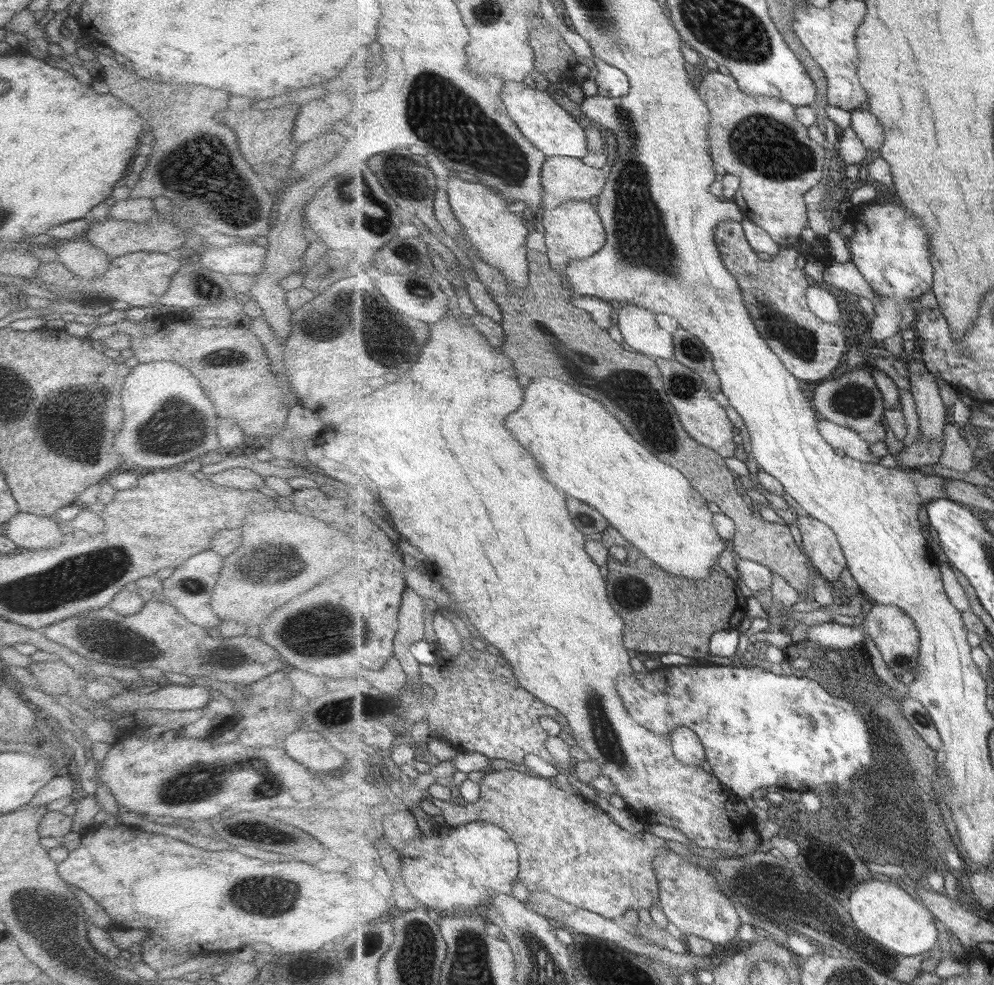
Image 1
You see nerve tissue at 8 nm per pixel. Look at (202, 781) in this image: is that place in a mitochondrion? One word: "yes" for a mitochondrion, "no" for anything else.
yes

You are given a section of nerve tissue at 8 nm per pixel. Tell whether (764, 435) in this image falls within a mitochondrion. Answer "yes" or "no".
no

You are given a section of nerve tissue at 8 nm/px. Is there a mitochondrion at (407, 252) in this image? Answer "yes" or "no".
yes

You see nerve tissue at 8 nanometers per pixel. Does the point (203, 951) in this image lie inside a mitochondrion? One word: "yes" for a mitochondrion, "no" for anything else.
no

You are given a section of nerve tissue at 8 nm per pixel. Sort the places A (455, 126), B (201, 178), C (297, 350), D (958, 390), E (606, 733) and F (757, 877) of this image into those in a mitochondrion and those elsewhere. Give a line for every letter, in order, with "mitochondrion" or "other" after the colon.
A: mitochondrion
B: mitochondrion
C: other
D: other
E: mitochondrion
F: mitochondrion

